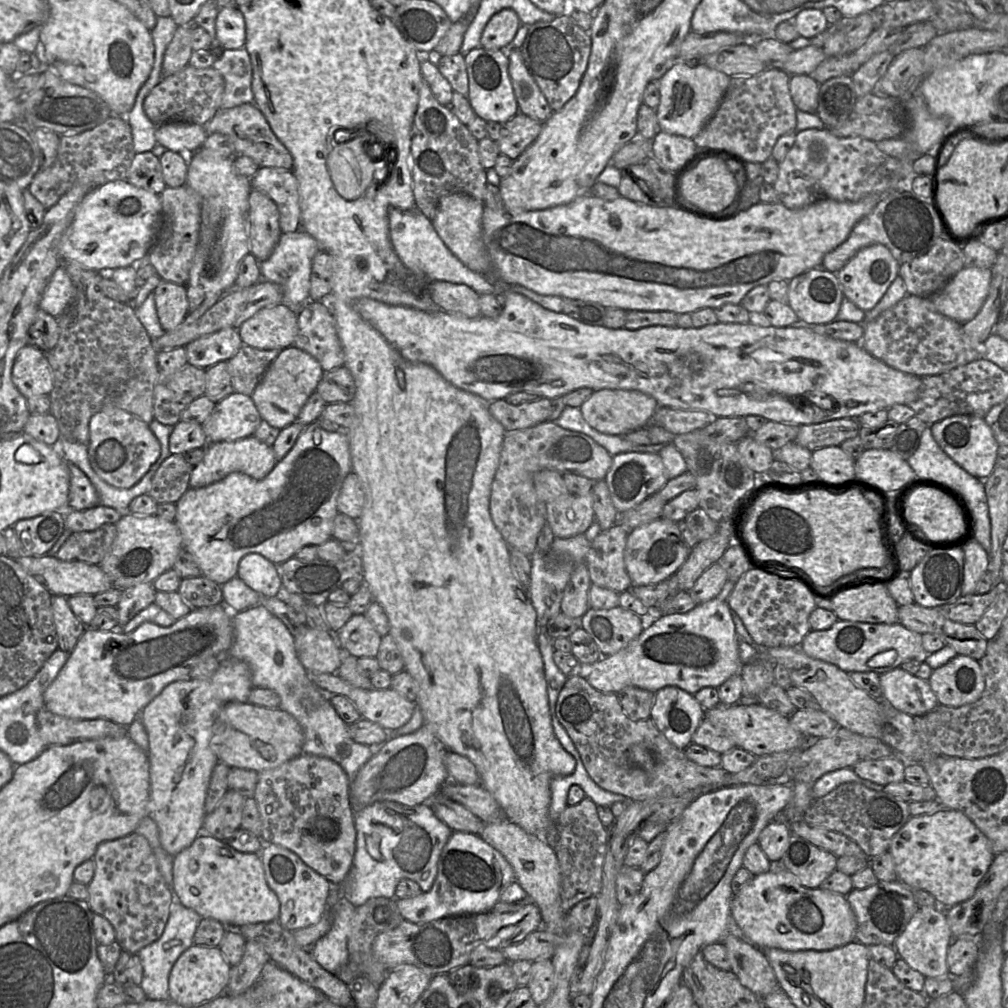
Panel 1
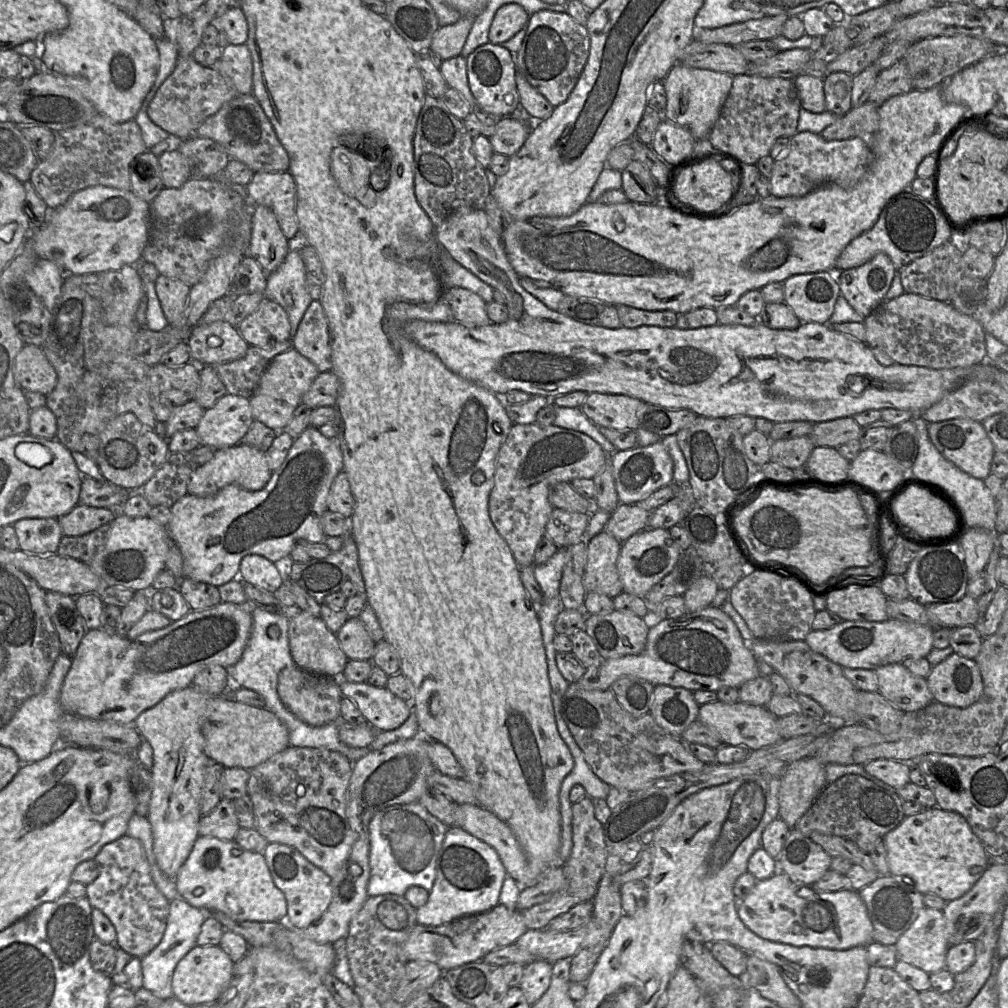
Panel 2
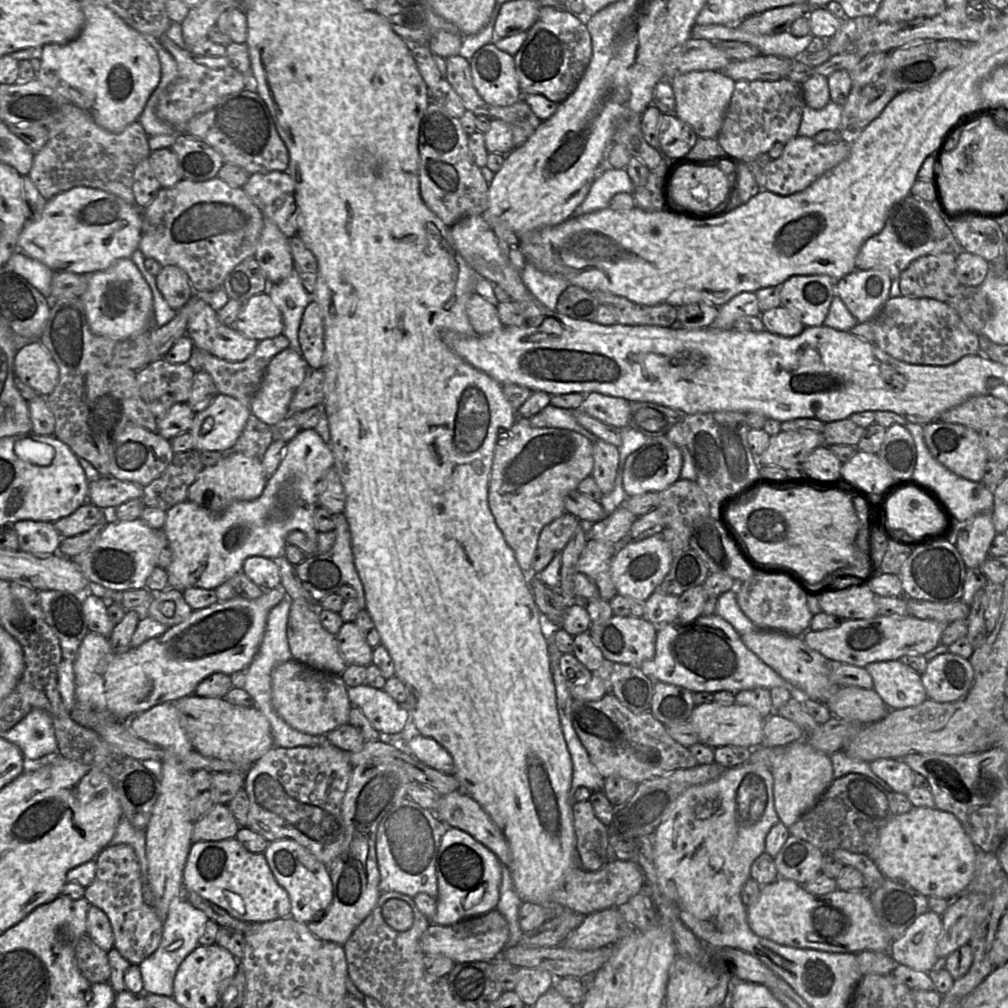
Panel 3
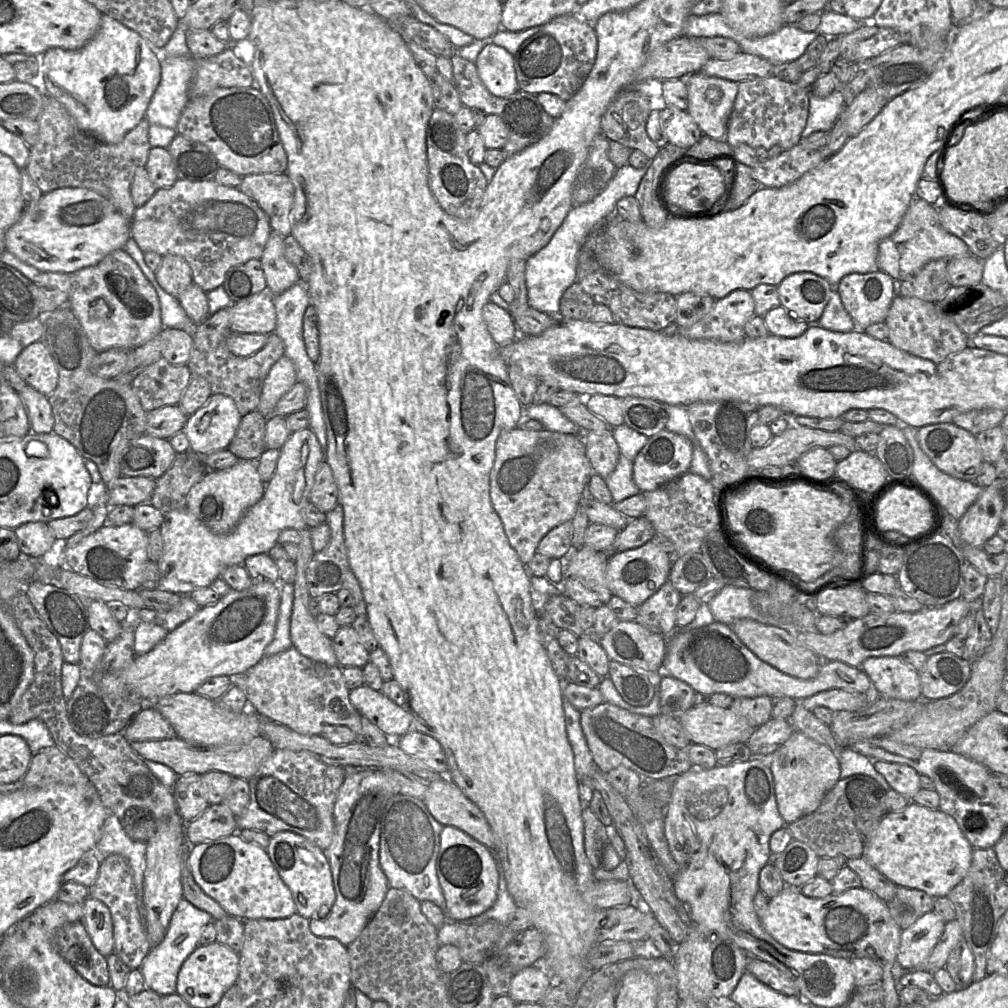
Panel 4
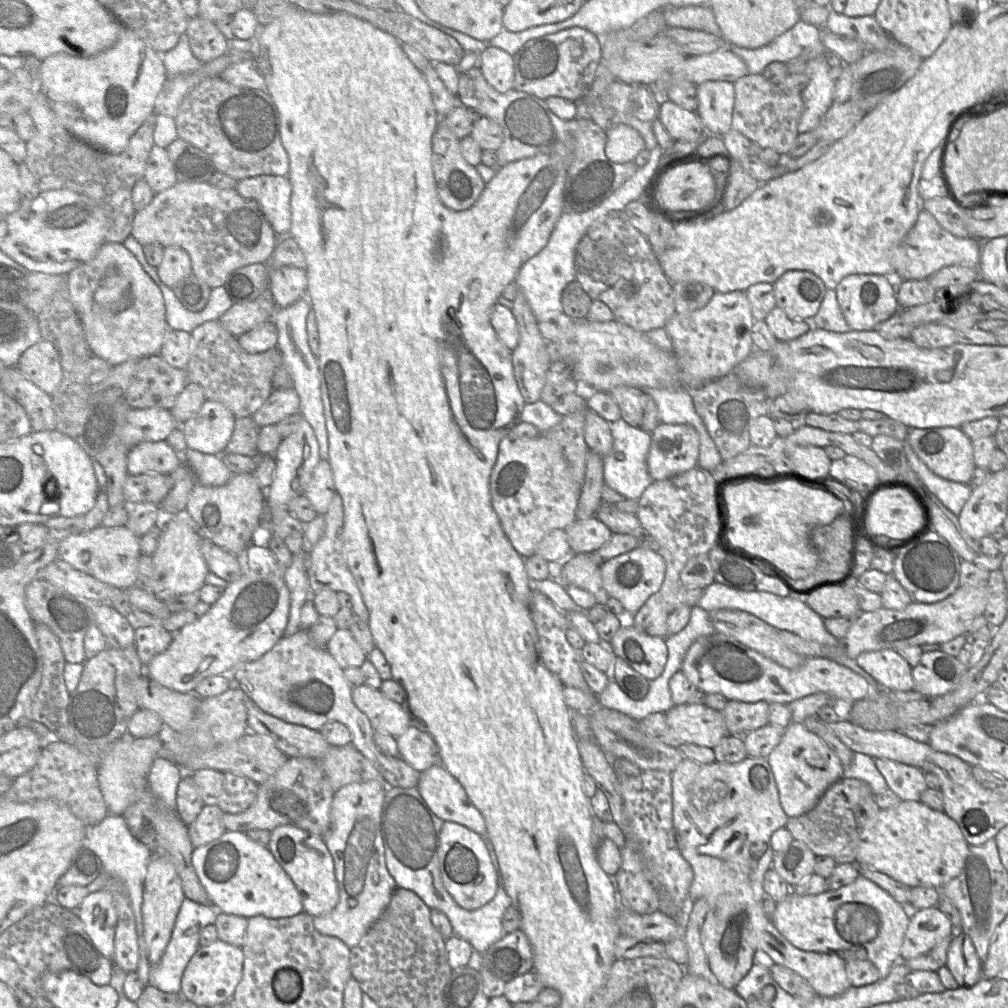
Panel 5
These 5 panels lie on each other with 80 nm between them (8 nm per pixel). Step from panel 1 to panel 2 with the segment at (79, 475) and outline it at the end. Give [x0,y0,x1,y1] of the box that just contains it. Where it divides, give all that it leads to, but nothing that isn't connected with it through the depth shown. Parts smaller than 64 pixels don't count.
[79,476,129,509]

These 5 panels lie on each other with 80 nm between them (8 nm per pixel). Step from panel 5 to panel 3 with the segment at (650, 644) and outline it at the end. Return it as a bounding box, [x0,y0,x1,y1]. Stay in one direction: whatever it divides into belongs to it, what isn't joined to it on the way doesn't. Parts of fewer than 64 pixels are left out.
[588,615,657,667]

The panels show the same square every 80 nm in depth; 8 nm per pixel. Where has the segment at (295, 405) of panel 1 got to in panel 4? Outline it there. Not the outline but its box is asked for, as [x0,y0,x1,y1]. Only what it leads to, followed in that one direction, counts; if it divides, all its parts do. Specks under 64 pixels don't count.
[257,354,298,417]

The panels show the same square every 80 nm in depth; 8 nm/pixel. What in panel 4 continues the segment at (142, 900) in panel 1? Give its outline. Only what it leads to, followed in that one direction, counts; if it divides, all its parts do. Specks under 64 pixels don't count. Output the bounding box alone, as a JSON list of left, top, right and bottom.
[89,854,152,969]

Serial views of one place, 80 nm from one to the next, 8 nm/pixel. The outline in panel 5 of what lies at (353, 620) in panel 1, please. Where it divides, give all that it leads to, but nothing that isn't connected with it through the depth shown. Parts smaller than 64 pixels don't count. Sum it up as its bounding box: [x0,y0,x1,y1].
[324,629,368,669]

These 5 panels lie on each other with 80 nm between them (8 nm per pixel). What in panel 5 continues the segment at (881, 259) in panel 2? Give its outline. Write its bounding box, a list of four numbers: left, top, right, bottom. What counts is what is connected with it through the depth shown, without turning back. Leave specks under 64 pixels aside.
[835,274,898,331]

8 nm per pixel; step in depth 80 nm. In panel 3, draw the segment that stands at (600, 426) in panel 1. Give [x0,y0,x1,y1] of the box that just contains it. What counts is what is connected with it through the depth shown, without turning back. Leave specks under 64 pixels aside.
[582,392,630,428]

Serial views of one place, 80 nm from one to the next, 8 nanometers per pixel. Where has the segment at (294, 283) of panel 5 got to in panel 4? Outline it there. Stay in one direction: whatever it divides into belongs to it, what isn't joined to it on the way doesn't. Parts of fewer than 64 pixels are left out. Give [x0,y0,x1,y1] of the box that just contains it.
[259,231,300,295]

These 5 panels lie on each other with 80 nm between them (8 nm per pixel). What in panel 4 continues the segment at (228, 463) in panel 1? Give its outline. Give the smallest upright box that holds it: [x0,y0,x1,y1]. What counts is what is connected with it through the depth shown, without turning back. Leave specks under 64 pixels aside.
[186,459,266,534]

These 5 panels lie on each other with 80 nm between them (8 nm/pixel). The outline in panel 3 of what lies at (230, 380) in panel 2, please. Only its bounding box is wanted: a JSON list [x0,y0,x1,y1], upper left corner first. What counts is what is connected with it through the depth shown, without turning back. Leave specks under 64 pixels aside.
[189,335,289,407]

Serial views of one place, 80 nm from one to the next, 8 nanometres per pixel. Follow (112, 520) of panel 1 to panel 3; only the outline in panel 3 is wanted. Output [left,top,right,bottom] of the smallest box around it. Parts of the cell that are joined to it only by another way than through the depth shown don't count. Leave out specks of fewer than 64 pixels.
[54,502,106,538]

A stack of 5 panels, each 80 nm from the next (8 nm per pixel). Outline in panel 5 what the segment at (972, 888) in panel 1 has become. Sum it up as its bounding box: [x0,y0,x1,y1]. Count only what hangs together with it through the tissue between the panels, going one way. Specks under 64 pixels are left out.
[856,801,969,889]

